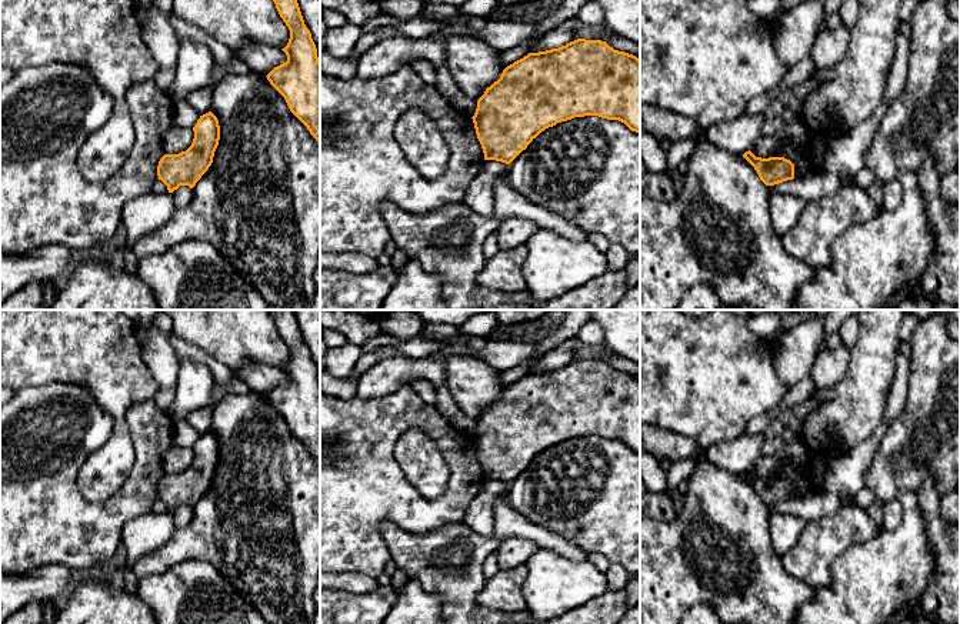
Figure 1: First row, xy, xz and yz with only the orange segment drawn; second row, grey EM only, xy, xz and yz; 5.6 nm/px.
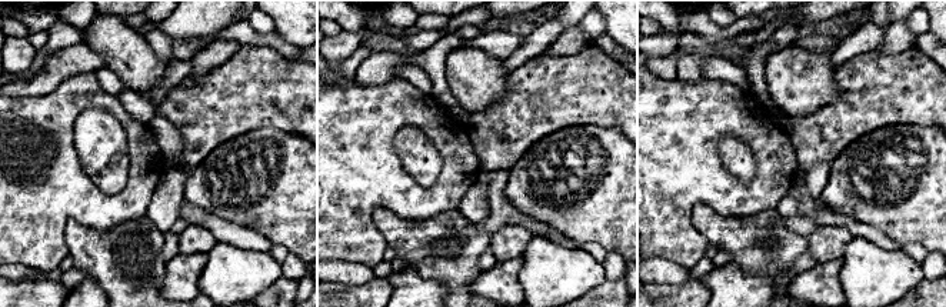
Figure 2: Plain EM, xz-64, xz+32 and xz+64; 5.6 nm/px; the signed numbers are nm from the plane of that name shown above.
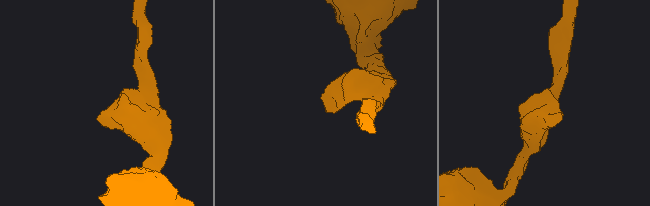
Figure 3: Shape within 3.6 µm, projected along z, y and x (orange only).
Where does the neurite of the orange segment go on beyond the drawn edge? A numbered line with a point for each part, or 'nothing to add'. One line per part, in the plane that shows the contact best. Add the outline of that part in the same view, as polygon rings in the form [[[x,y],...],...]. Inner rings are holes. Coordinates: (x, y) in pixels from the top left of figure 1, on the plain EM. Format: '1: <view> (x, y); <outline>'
nothing to add

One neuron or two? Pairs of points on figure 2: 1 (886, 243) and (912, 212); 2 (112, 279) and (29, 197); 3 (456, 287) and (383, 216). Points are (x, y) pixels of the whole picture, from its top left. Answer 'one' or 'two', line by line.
1: two
2: two
3: one

